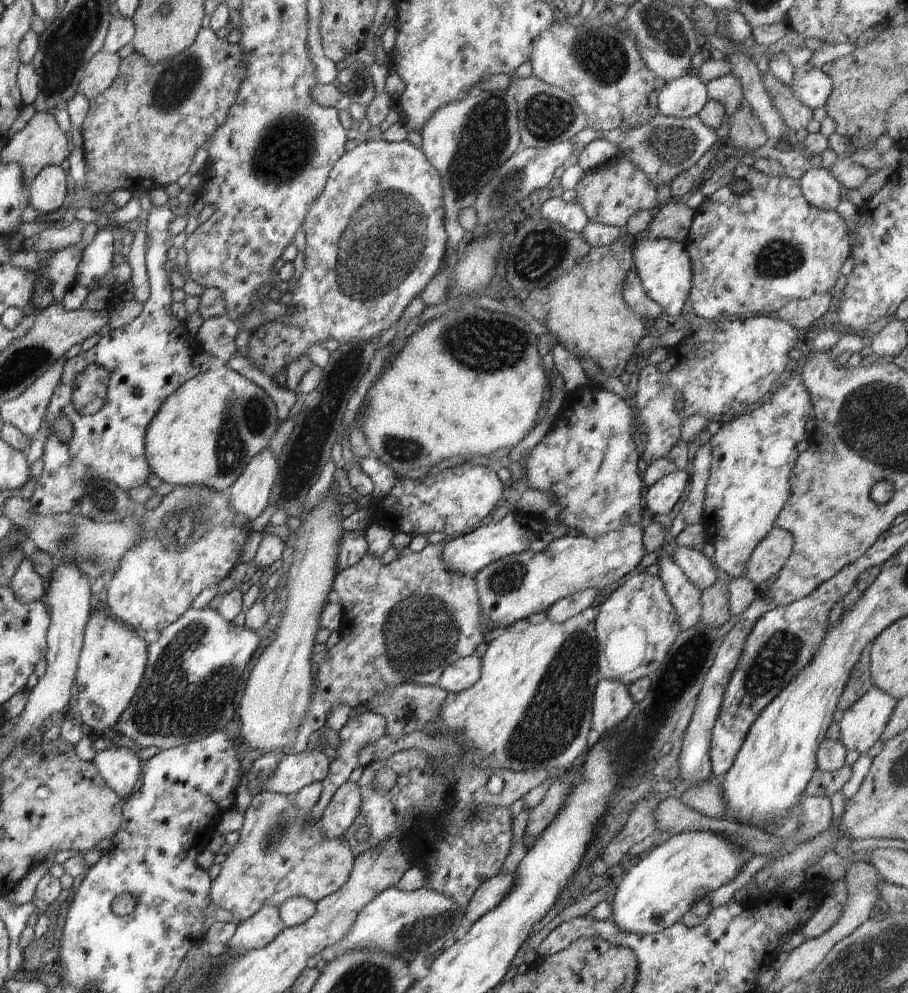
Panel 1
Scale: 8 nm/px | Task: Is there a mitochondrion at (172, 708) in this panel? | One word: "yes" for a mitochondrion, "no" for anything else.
yes

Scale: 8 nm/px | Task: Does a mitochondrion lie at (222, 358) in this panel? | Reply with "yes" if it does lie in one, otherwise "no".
no

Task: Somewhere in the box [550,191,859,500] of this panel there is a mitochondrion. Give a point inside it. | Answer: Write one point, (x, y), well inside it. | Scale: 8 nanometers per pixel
(779, 258)

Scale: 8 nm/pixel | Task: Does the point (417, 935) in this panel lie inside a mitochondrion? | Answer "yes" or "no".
yes

